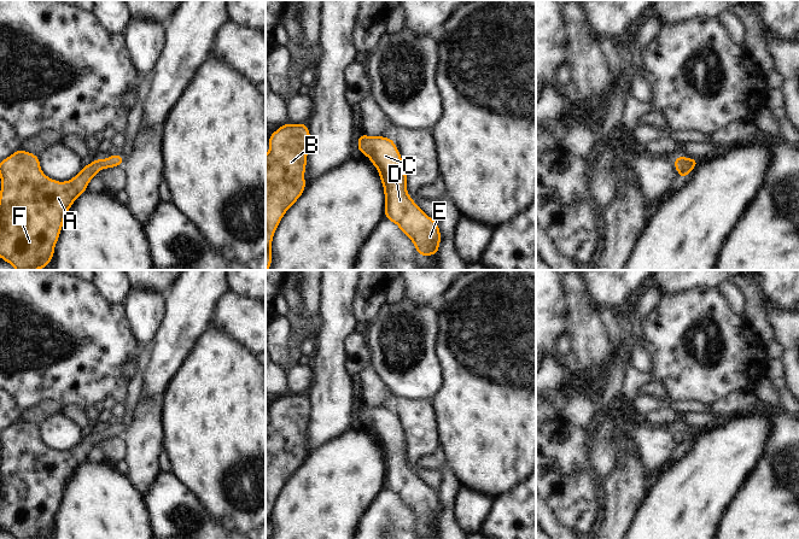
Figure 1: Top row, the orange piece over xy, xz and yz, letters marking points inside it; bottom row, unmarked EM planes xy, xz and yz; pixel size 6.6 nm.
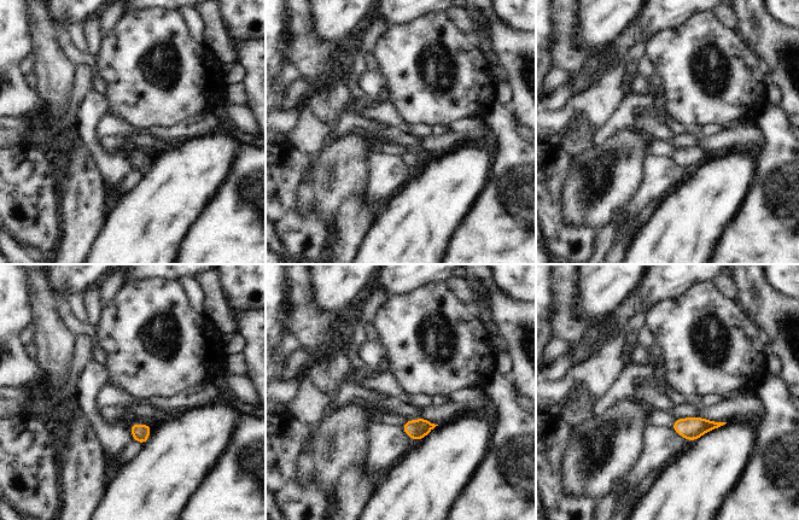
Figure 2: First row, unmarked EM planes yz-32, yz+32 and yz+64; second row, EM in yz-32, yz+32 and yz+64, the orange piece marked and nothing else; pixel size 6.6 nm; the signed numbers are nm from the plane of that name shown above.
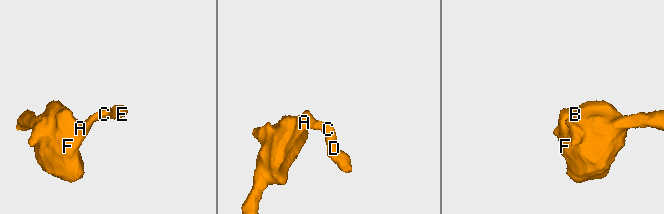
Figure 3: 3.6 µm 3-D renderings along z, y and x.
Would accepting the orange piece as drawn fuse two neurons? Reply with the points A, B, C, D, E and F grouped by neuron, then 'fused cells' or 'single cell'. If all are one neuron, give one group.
A B C D E F | single cell

